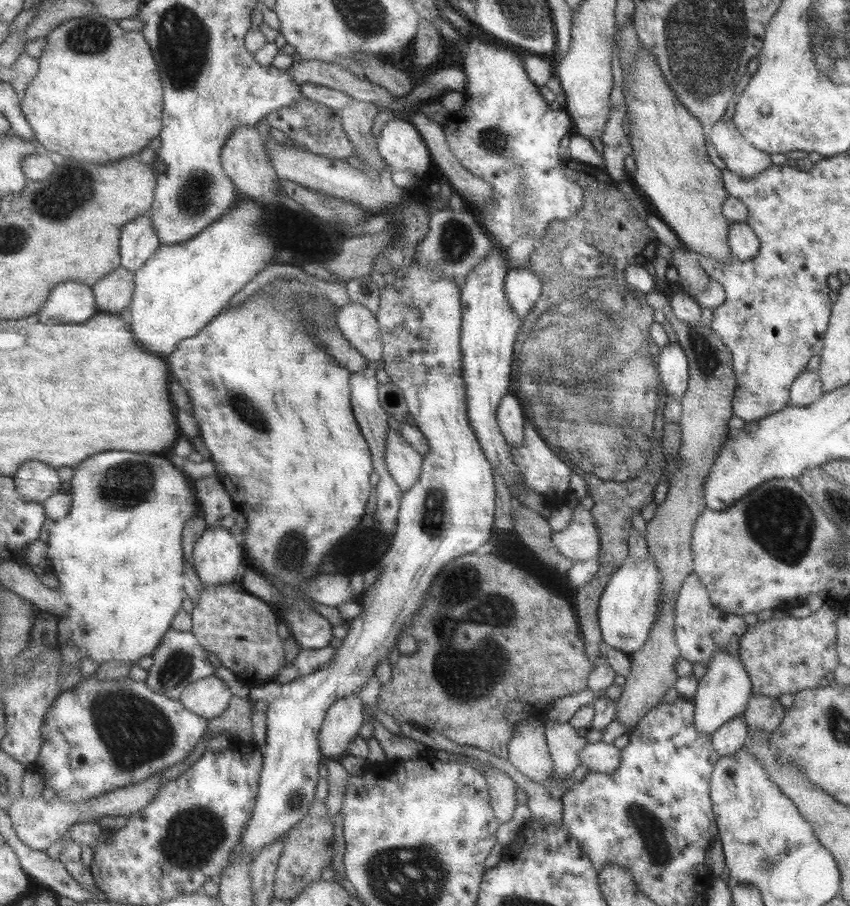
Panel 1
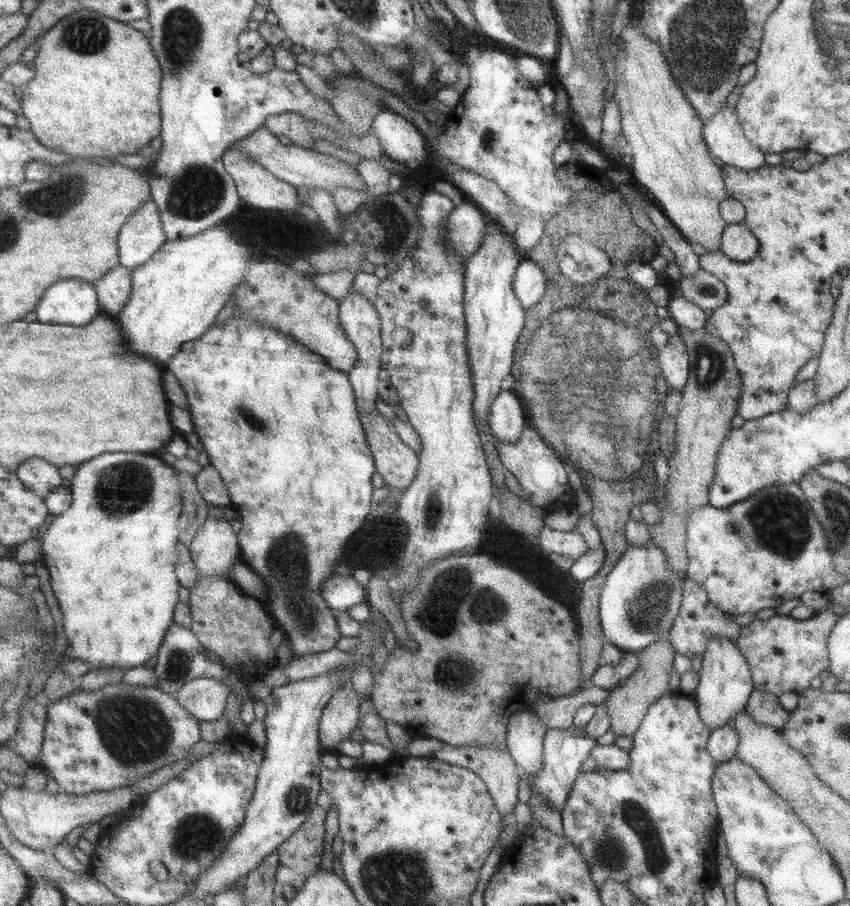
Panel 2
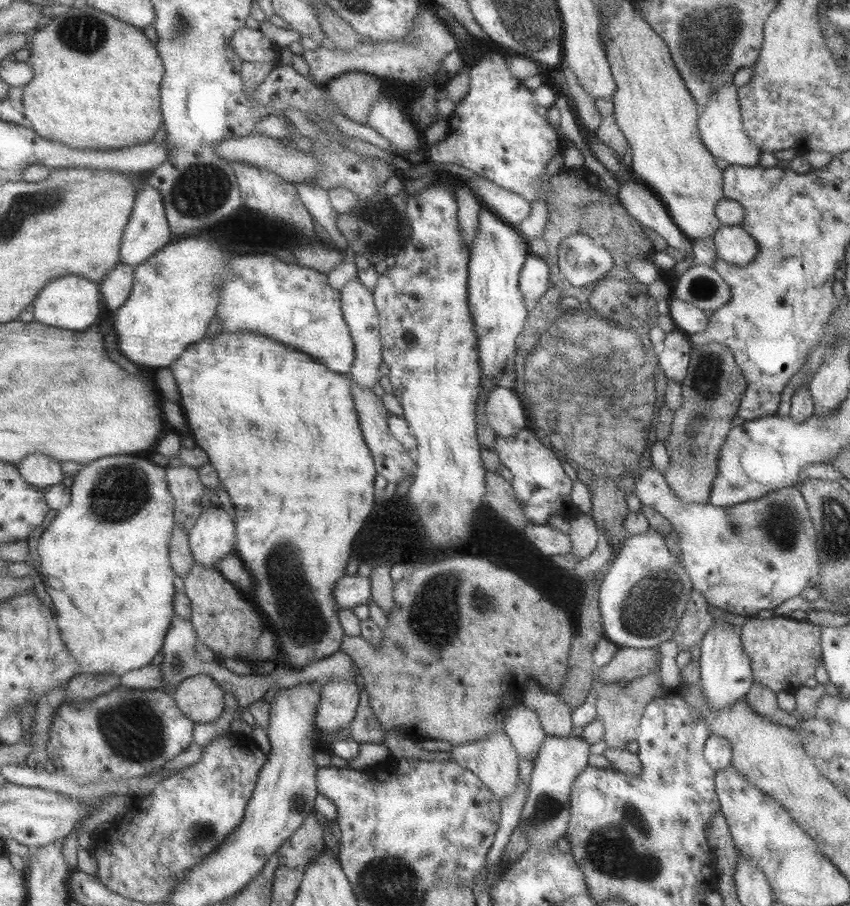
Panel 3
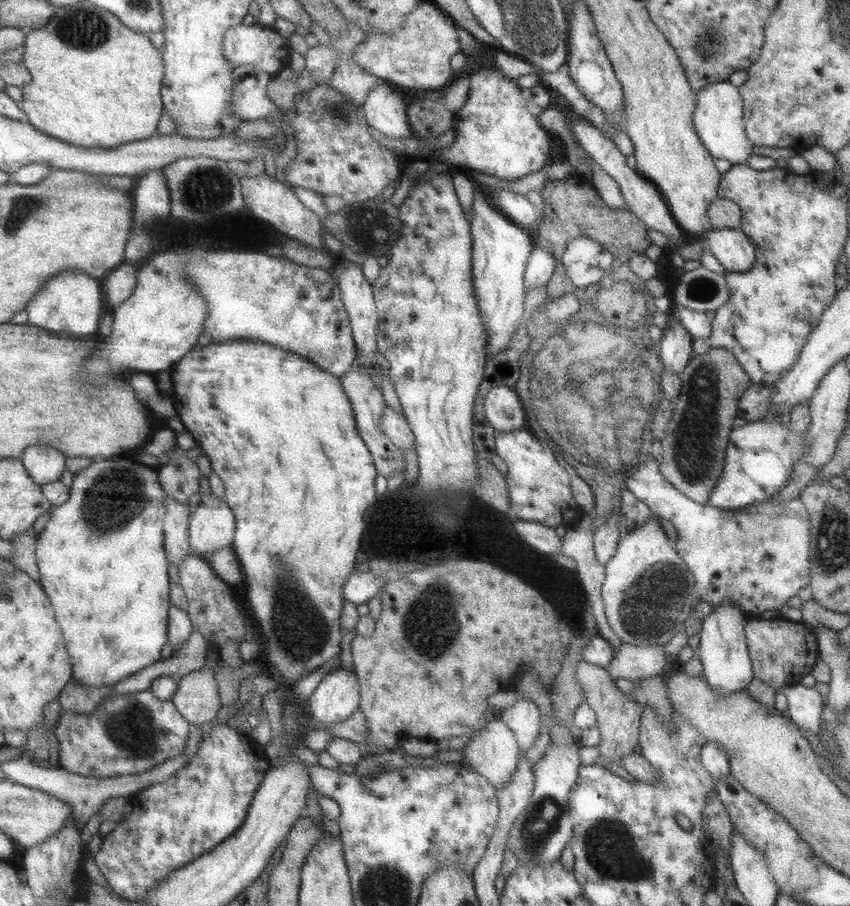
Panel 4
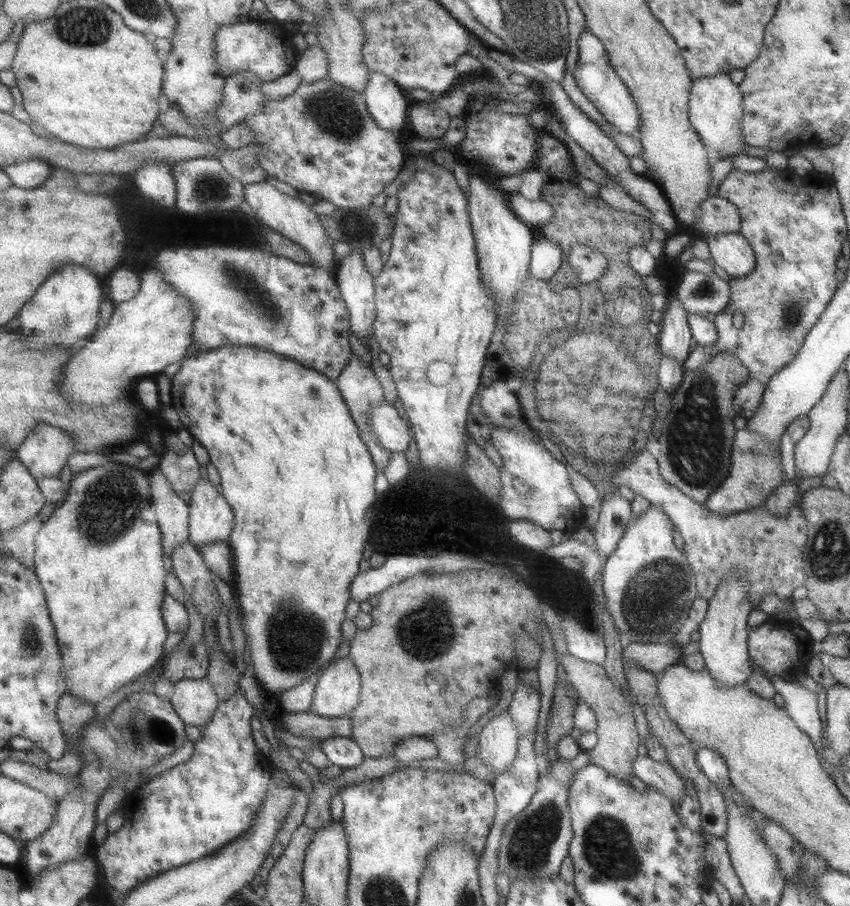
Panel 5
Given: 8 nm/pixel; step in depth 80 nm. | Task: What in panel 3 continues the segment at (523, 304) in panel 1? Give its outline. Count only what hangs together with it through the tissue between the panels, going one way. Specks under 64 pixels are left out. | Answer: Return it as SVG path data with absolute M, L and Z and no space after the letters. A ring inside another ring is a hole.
M529 254L519 274L519 289L526 303L536 305L541 296L548 290L550 271L548 263L539 256Z

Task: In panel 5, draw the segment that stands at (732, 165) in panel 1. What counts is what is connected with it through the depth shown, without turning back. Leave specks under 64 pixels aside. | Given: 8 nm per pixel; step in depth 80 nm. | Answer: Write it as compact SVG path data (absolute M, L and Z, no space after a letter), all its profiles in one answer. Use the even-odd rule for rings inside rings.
M714 75L692 81L688 106L691 126L709 149L712 157L721 154L732 159L743 153L746 146L740 128L743 122L743 97L739 85L734 84L729 75Z

